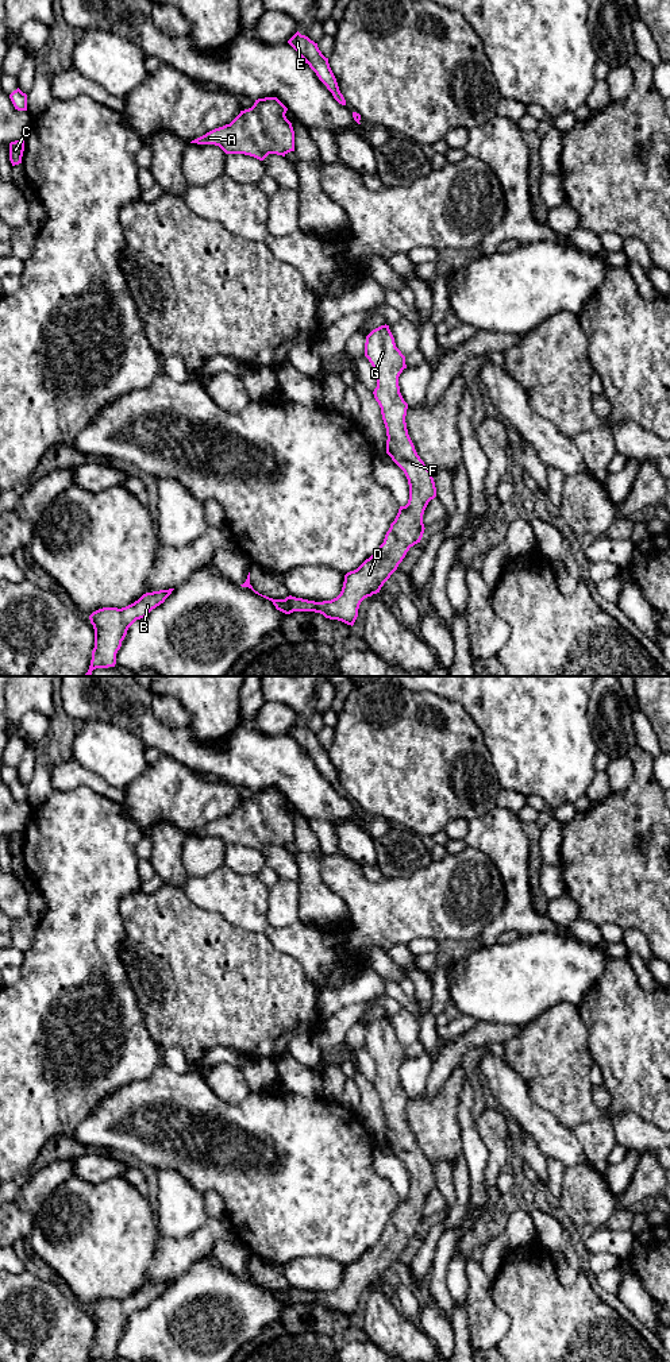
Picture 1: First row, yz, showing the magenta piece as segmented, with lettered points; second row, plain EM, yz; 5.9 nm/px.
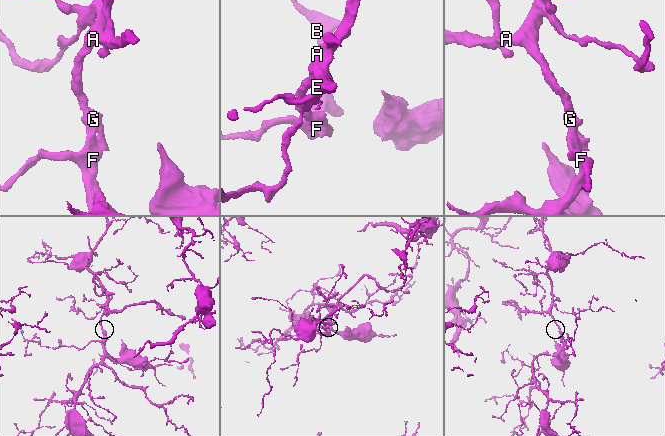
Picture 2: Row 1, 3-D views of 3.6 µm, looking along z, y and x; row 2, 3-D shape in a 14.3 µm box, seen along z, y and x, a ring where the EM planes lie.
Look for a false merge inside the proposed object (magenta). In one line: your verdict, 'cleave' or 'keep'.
keep

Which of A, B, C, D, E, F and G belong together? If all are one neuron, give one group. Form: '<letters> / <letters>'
A B C D E F G

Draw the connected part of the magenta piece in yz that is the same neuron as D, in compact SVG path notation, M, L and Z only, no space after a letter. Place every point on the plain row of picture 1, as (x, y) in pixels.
M381 1016L373 1020L366 1027L365 1047L369 1050L377 1064L377 1079L374 1080L373 1085L381 1099L382 1111L386 1119L386 1145L404 1162L408 1170L408 1195L405 1197L400 1197L398 1204L394 1212L390 1215L390 1219L385 1226L384 1234L380 1236L377 1243L366 1250L357 1261L350 1262L344 1266L340 1285L331 1292L315 1293L292 1286L286 1288L285 1290L269 1289L253 1280L253 1277L250 1276L250 1263L246 1273L240 1276L242 1278L249 1278L255 1285L272 1292L276 1300L285 1305L290 1305L293 1303L315 1303L323 1305L326 1309L338 1311L351 1317L358 1308L361 1293L365 1289L380 1284L381 1278L397 1261L398 1255L403 1253L409 1239L420 1234L426 1220L423 1215L424 1201L428 1193L436 1188L436 1178L432 1165L417 1146L415 1137L408 1126L405 1114L408 1095L404 1092L398 1077L398 1068L403 1061L407 1060L405 1047L396 1038L394 1029L389 1020L389 1016Z

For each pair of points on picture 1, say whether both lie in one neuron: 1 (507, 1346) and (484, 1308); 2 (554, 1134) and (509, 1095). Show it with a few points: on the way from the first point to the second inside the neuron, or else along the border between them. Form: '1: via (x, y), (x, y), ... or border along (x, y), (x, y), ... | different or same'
1: border along (499, 1307), (507, 1315), (509, 1327), (495, 1347) | different
2: via (543, 1129), (520, 1106) | same

